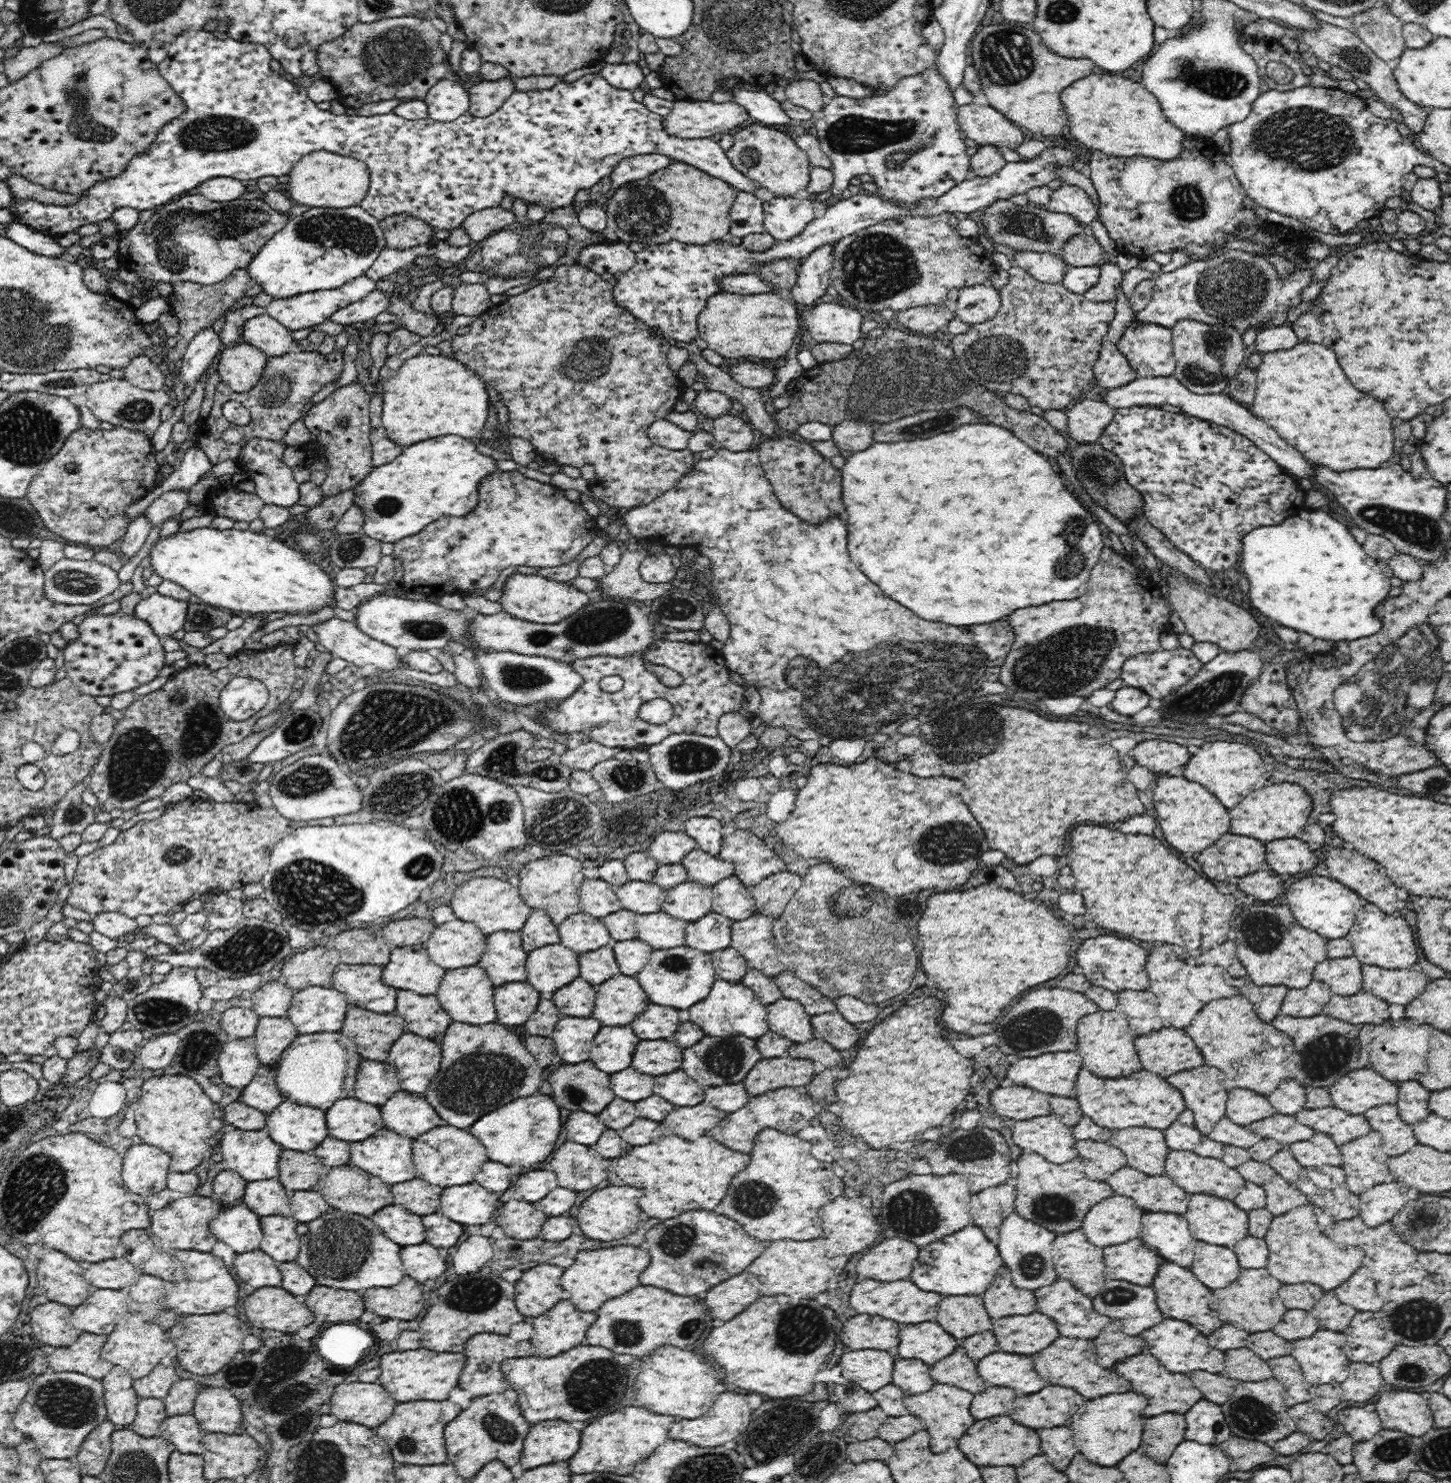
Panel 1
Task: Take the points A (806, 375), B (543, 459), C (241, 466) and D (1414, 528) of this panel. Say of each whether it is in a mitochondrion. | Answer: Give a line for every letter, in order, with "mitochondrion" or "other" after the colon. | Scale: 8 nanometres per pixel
A: other
B: other
C: other
D: mitochondrion

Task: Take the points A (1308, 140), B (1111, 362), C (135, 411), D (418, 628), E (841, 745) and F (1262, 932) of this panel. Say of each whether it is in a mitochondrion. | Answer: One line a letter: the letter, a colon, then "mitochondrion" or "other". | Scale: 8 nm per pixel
A: mitochondrion
B: other
C: mitochondrion
D: mitochondrion
E: mitochondrion
F: mitochondrion

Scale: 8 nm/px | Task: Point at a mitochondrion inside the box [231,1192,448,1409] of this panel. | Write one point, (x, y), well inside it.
(340, 1248)

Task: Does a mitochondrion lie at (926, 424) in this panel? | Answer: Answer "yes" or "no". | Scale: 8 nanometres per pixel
yes

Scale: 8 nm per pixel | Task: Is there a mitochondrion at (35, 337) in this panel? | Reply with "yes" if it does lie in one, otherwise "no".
yes

